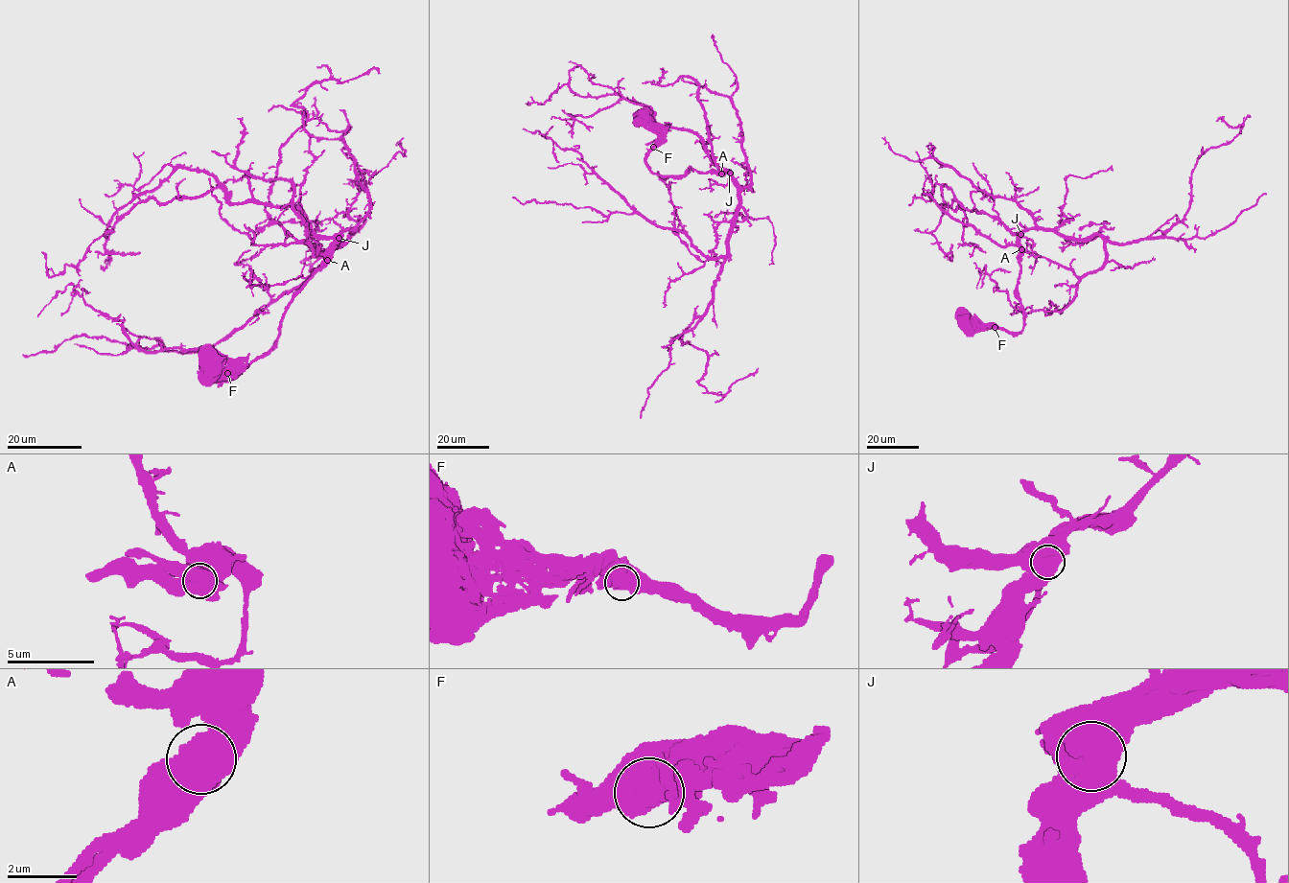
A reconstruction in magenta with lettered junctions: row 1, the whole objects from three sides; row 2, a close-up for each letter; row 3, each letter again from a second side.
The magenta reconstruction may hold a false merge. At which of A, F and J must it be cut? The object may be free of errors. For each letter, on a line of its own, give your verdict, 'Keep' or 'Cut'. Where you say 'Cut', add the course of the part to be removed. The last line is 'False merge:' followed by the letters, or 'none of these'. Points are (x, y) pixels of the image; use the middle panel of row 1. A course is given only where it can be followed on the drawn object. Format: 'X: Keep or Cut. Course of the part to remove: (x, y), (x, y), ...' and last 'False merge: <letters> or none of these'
A: Keep
F: Keep
J: Keep
False merge: none of these

